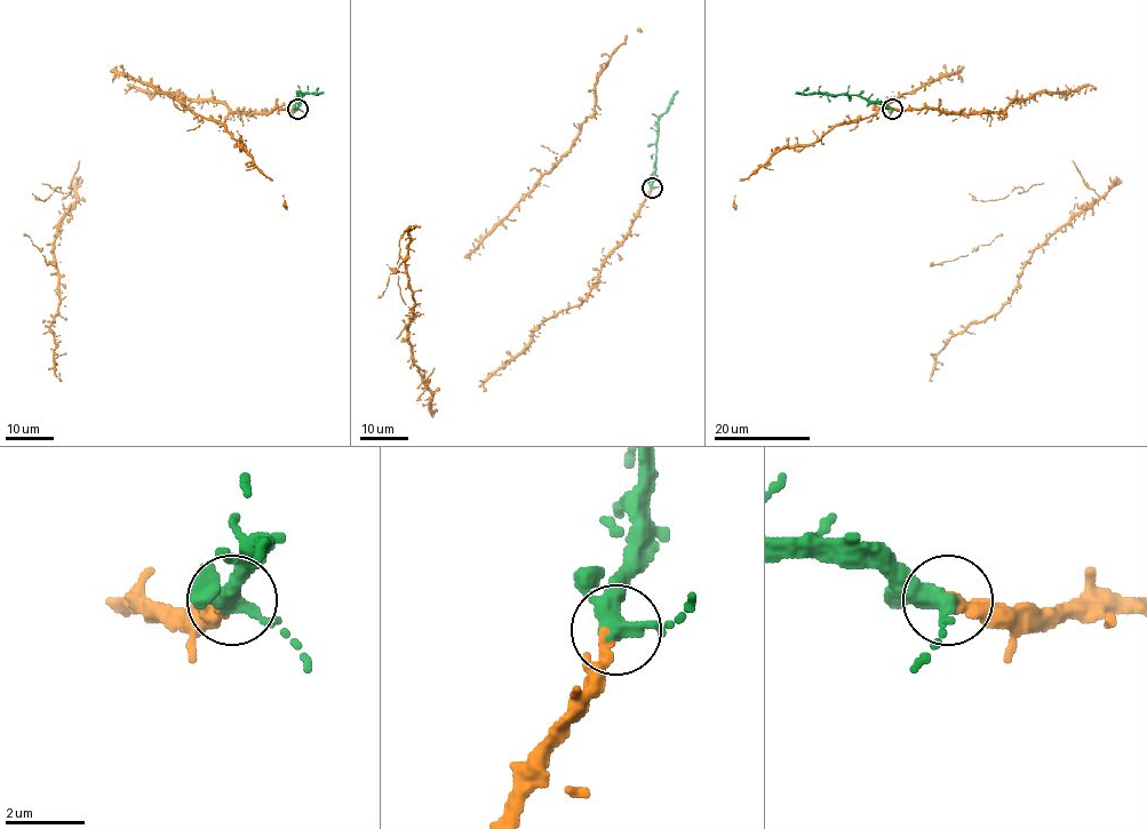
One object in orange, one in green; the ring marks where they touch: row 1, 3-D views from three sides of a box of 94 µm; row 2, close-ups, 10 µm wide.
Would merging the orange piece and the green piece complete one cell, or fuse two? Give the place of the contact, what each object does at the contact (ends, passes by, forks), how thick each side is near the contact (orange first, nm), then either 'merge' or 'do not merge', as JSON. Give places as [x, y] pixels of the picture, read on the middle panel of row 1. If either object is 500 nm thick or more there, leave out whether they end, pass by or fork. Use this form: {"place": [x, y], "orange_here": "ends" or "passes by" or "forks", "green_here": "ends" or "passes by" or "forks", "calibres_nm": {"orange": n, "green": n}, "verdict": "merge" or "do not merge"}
{"place": [652, 188], "orange_here": "ends", "green_here": "forks", "calibres_nm": {"orange": 320, "green": 320}, "verdict": "merge"}

